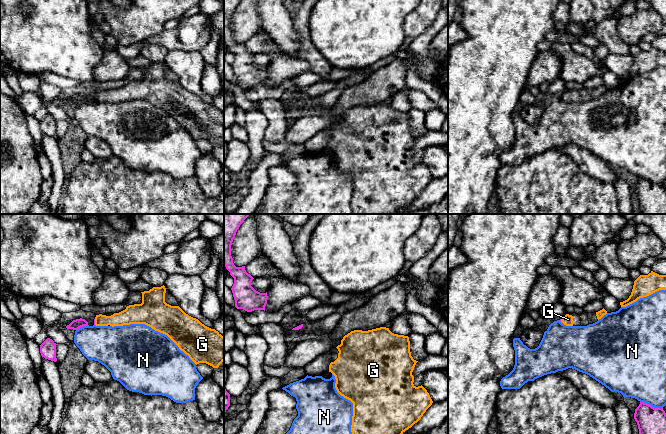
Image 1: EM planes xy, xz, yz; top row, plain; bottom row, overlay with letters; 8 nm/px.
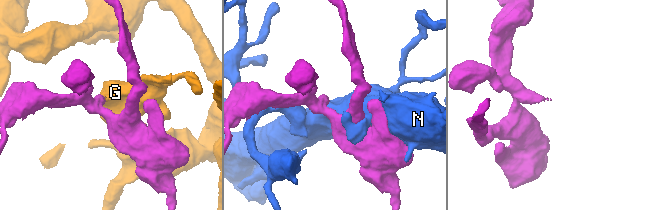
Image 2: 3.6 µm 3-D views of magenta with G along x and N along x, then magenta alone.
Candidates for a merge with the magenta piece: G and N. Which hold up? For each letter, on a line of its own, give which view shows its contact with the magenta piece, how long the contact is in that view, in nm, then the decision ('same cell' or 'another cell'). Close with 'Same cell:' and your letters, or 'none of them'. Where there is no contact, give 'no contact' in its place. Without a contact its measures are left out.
G: contact in yz; length 60 nm; same cell
N: contact in yz; length 190 nm; another cell
Same cell: G

